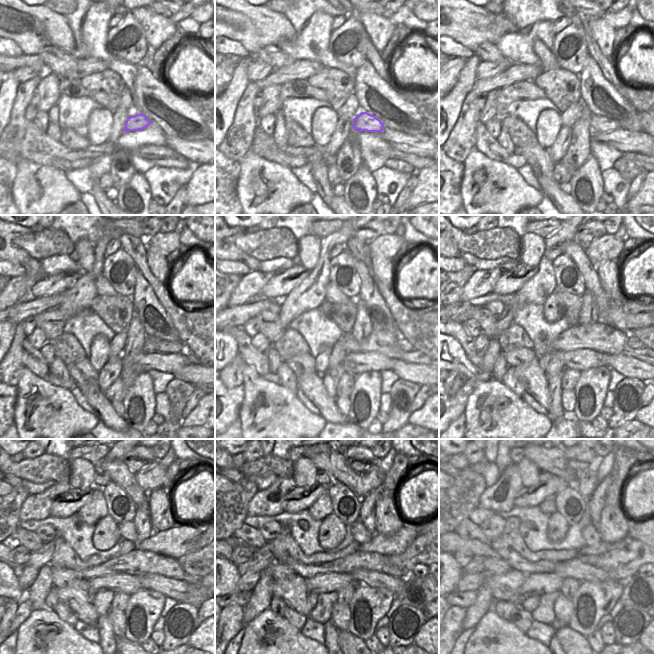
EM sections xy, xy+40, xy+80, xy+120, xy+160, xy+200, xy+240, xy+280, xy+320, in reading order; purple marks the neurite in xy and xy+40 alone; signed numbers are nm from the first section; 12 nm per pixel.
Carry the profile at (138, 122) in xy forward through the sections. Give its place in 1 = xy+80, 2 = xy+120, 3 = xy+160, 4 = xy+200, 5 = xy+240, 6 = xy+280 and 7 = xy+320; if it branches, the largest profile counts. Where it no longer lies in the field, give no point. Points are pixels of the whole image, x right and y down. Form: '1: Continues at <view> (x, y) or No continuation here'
1: Continues at xy+80 (598, 123)
2: Continues at xy+120 (151, 345)
3: Continues at xy+160 (405, 351)
4: Continues at xy+200 (631, 346)
5: Continues at xy+240 (189, 572)
6: Continues at xy+280 (418, 592)
7: Continues at xy+320 (642, 591).

